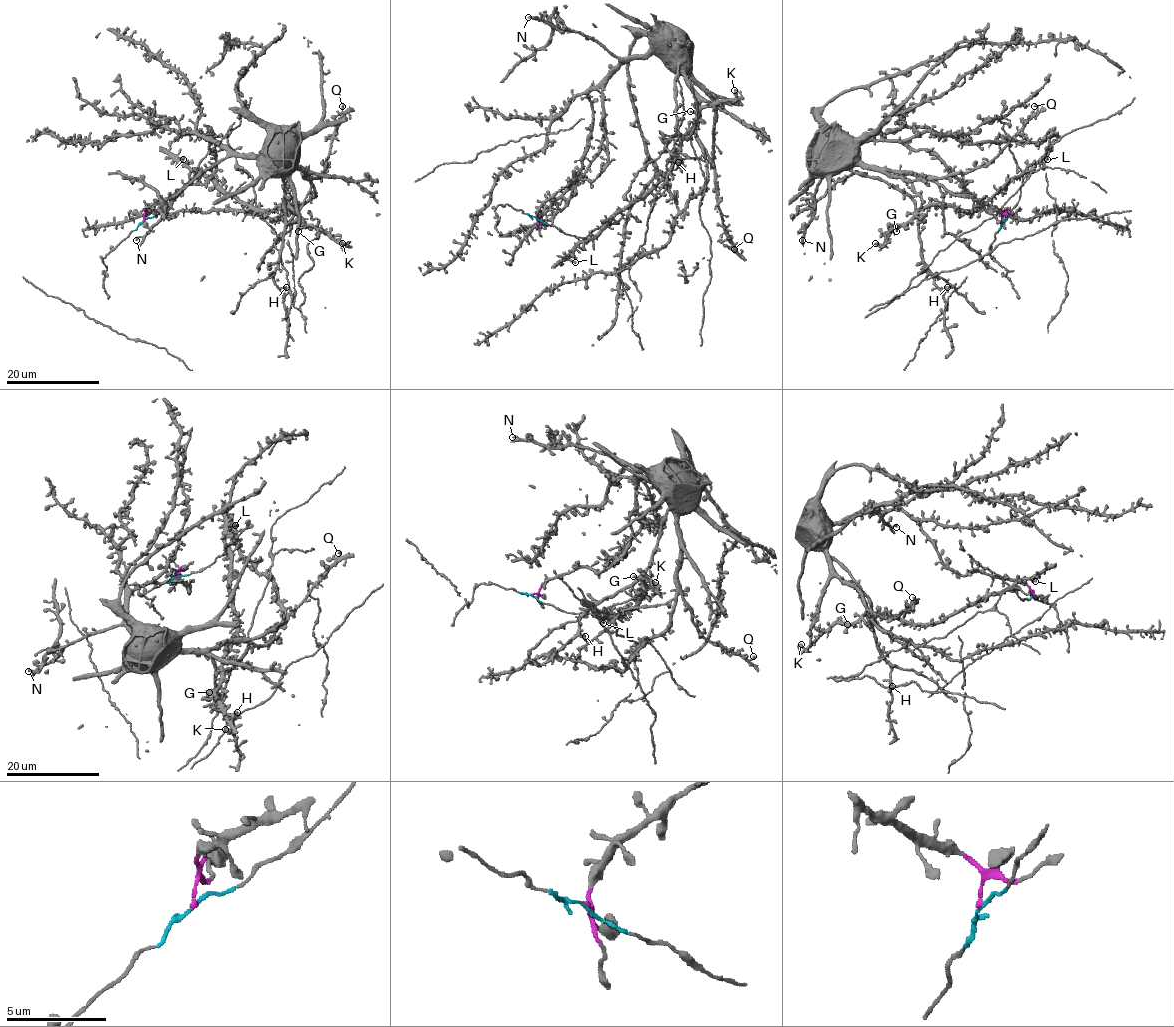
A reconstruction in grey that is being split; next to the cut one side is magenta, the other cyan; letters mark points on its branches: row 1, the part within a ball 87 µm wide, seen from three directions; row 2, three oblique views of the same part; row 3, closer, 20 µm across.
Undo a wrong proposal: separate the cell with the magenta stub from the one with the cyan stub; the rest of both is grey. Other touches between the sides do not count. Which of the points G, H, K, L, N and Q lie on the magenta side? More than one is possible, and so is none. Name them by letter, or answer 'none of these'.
H, N, Q

